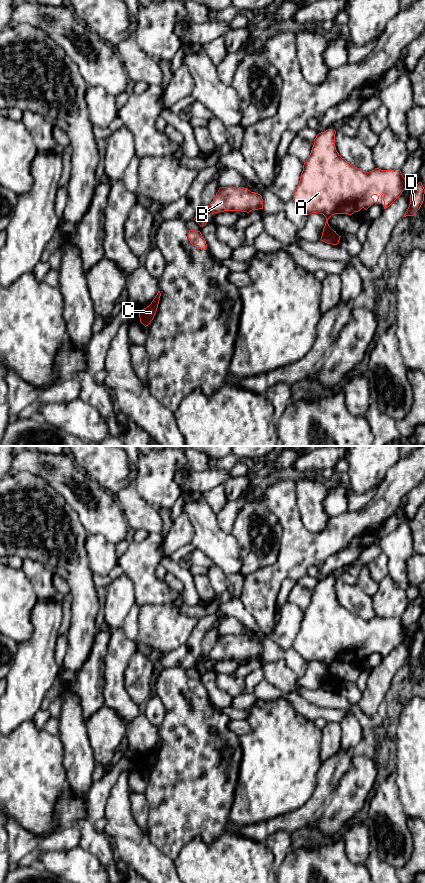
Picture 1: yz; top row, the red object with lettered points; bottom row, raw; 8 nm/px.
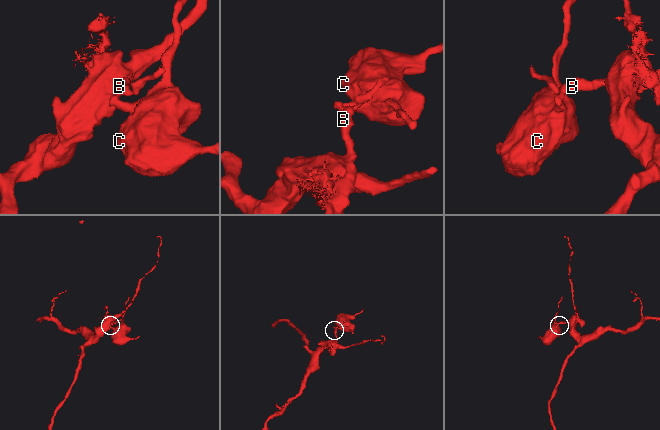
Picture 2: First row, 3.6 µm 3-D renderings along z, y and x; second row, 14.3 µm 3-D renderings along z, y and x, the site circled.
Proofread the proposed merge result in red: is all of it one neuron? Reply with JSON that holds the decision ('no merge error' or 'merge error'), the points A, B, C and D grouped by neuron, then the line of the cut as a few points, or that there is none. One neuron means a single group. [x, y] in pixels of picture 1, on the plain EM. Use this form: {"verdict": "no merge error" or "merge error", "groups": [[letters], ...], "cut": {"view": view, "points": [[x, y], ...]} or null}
{"verdict": "merge error", "groups": [["A", "B", "D"], ["C"]], "cut": {"view": "yz", "points": [[197, 662], [206, 664]]}}

